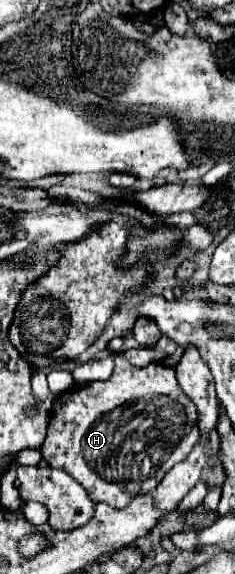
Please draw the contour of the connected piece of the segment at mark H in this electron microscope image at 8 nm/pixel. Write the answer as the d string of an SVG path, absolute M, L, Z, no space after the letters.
M116 358L116 368L110 380L76 384L56 396L50 410L48 434L40 452L52 468L62 468L74 476L94 502L124 508L134 496L150 494L160 484L162 476L190 454L198 444L196 418L194 404L190 404L190 398L178 388L174 368L166 368L160 362L136 368L122 358Z

